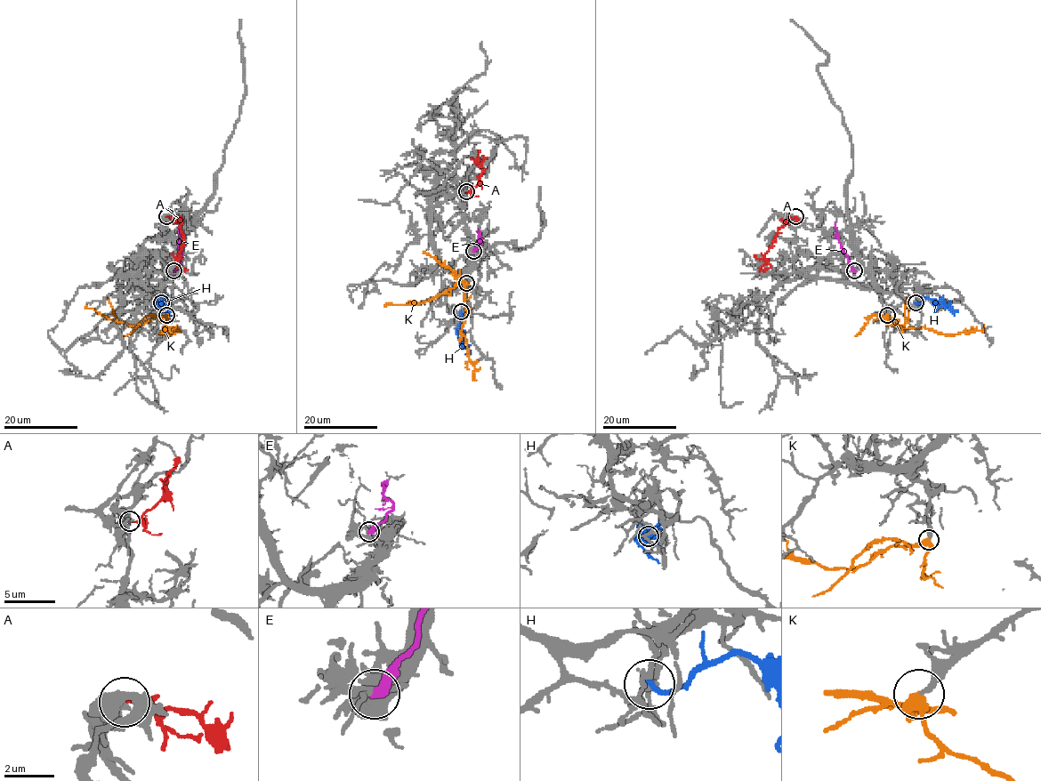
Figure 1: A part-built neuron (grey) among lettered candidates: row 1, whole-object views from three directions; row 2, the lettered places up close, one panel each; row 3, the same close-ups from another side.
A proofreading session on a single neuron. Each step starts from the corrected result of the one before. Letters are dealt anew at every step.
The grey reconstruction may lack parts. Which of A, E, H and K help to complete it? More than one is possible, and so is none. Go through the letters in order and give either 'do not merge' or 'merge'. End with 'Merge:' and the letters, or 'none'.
A: do not merge
E: do not merge
H: do not merge
K: merge
Merge: K

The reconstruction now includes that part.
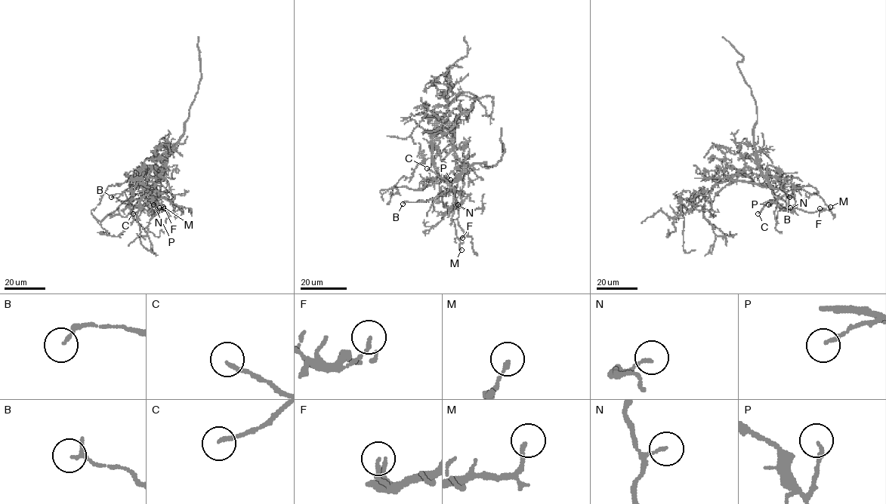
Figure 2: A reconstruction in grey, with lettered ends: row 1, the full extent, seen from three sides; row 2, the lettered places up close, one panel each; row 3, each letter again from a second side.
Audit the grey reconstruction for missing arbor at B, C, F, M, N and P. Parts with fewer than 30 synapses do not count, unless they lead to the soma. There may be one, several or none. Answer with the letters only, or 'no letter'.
no letter

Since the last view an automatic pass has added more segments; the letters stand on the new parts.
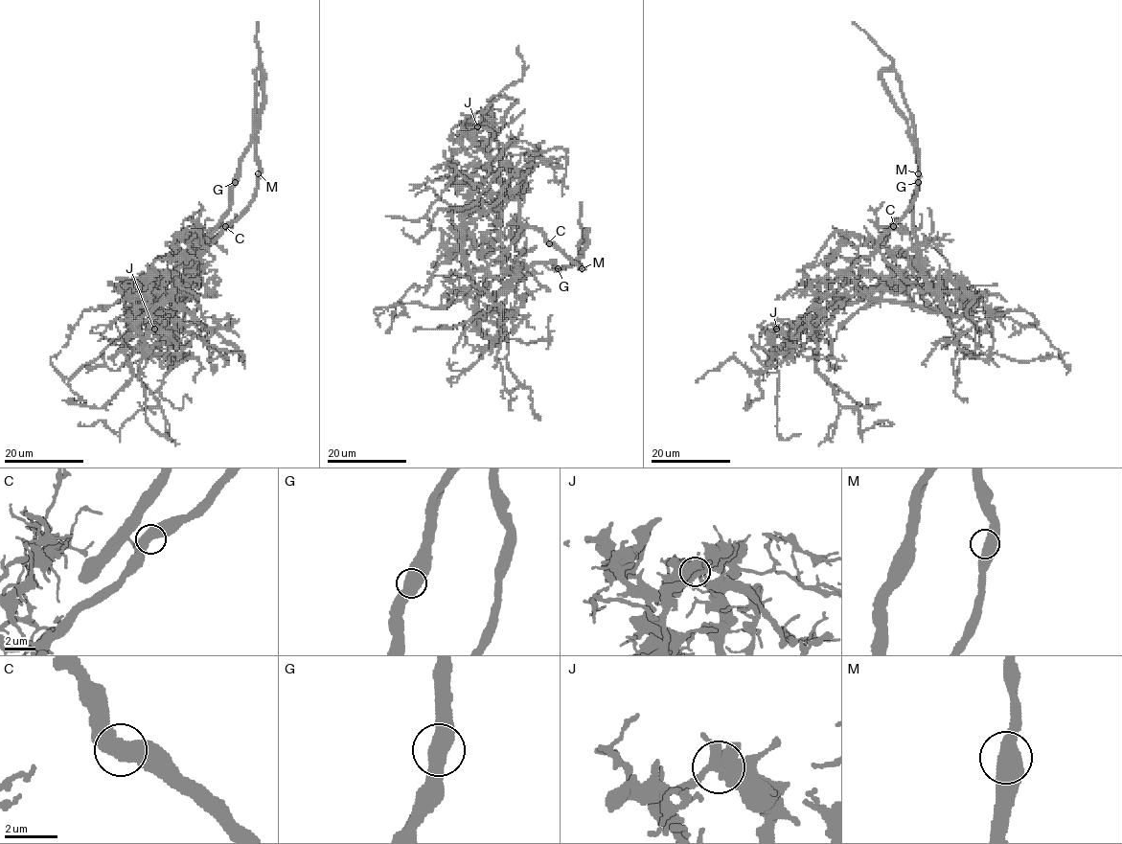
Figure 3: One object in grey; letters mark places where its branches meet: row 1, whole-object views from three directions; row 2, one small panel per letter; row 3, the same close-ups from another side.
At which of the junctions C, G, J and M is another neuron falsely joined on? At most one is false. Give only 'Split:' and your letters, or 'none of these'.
Split: none of these

